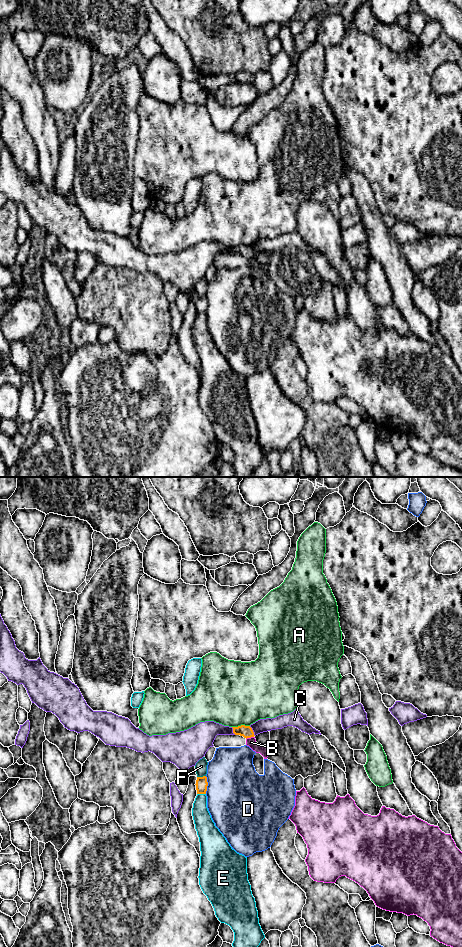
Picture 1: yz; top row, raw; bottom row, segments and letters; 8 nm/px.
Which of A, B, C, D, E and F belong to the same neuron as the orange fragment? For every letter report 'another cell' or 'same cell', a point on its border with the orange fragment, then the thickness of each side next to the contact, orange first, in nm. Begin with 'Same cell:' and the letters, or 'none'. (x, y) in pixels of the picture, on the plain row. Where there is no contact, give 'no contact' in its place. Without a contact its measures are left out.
Same cell: none
A: another cell; contact yz (241, 245); calibres 100 and 500 nm
B: another cell; contact yz (249, 257); calibres 100 and 80 nm
C: another cell; contact yz (252, 251); calibres 100 and 110 nm
D: another cell; contact yz (207, 305); calibres 100 and 480 nm
E: another cell; contact yz (201, 313); calibres 100 and 150 nm
F: another cell; contact yz (201, 297); calibres 100 and 100 nm

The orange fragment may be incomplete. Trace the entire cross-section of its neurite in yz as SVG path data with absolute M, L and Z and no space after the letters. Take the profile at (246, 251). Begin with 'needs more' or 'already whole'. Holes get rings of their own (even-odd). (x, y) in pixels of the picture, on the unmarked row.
already whole | M241 245L241 246L232 247L232 248L233 248L233 253L235 255L243 256L246 259L255 256L254 252L250 246Z

